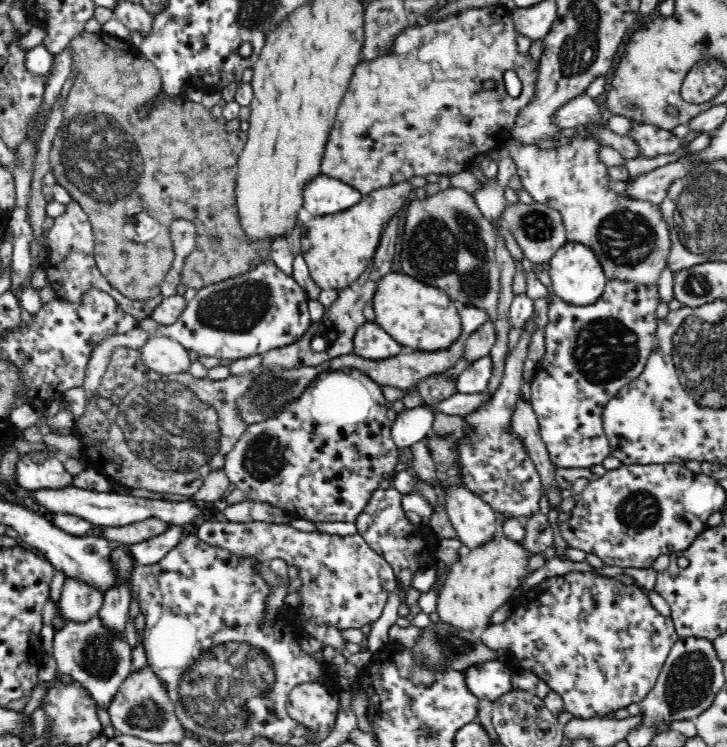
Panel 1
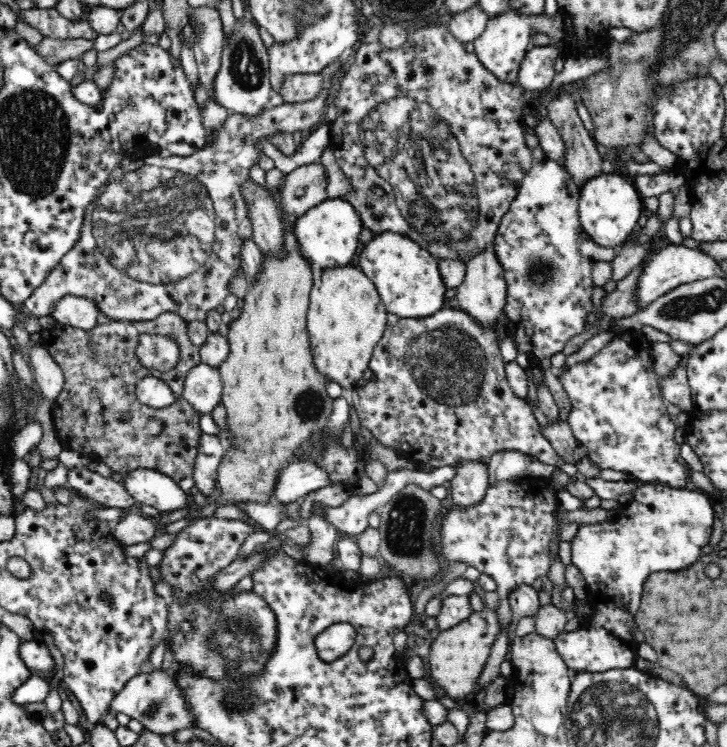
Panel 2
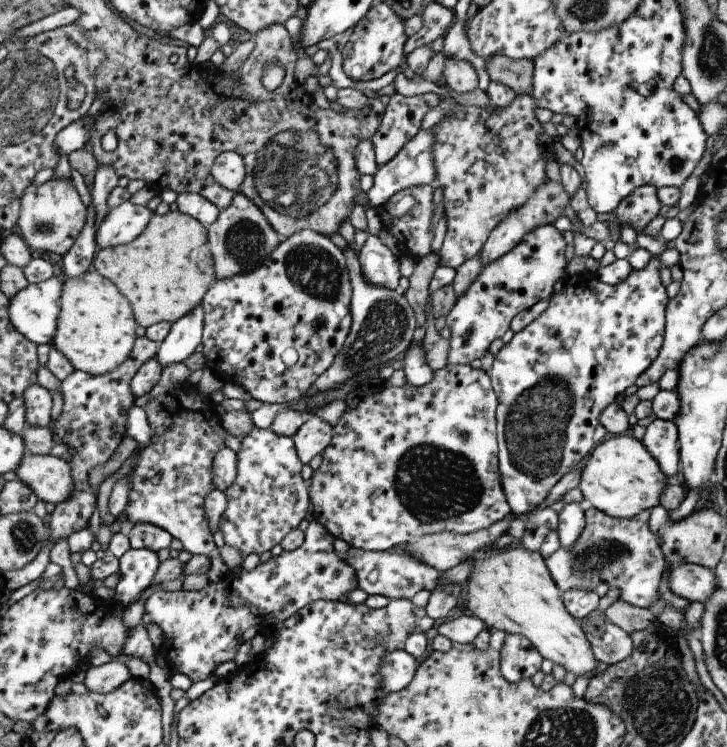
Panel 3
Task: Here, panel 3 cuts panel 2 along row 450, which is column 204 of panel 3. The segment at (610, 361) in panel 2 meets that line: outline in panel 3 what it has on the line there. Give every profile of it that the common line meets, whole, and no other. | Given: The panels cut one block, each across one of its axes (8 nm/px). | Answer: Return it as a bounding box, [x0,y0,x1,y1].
[142,520,358,682]

